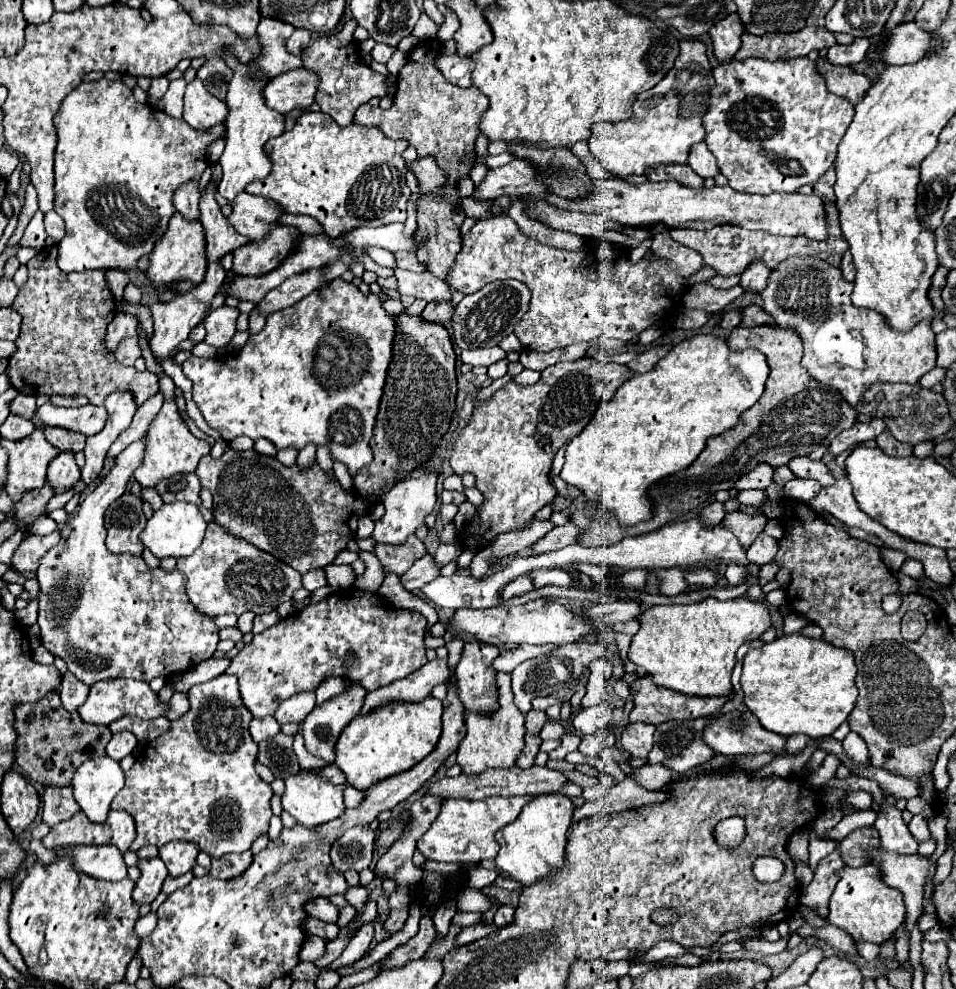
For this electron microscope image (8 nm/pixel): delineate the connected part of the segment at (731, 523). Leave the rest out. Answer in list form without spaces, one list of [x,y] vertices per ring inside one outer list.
[[[759,510],[755,514],[743,514],[743,512],[729,512],[723,518],[723,524],[741,540],[745,548],[751,546],[751,542],[763,532],[767,524],[767,516]]]

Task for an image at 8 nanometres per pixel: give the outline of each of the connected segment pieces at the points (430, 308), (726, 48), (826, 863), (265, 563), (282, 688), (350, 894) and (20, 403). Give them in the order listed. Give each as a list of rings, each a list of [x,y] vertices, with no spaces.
[[[429,302],[423,310],[423,320],[429,320],[429,322],[447,322],[451,320],[453,316],[453,306],[451,302]]]
[[[729,16],[709,30],[709,36],[713,40],[713,54],[719,62],[733,60],[735,52],[741,46],[741,34],[743,24],[739,22],[739,16]]]
[[[833,850],[827,858],[823,858],[815,870],[813,880],[803,888],[801,904],[809,906],[817,912],[817,916],[827,918],[829,914],[829,898],[833,894],[833,888],[837,884],[837,870],[841,870],[845,864],[841,864],[841,858],[837,856],[837,850]]]
[[[209,522],[205,540],[201,542],[201,546],[191,556],[177,558],[177,570],[181,570],[187,576],[185,592],[189,596],[189,602],[199,612],[209,614],[209,616],[219,616],[219,614],[241,616],[247,610],[251,610],[255,614],[265,614],[265,612],[275,610],[281,602],[291,600],[293,592],[297,588],[301,588],[301,574],[297,570],[289,568],[287,564],[281,564],[279,560],[273,560],[273,556],[269,556],[267,552],[261,552],[259,548],[253,548],[245,540],[237,540],[235,536],[225,536],[225,530],[217,528],[217,524],[213,524],[213,522]]]
[[[359,588],[331,592],[325,600],[311,604],[301,612],[289,614],[279,624],[253,636],[253,642],[233,658],[227,672],[239,678],[241,698],[247,710],[255,718],[265,718],[269,714],[275,714],[281,700],[287,700],[297,692],[315,690],[329,676],[357,680],[367,692],[389,686],[391,682],[409,676],[427,662],[423,644],[425,624],[427,620],[419,612],[395,610],[393,606],[383,604],[383,600],[373,592],[365,592]]]
[[[353,886],[353,888],[348,888],[347,892],[345,892],[347,902],[357,908],[358,914],[361,912],[363,904],[367,902],[367,896],[369,896],[369,890],[365,886]]]
[[[17,394],[17,398],[11,402],[11,410],[17,412],[17,414],[21,414],[21,416],[25,416],[27,420],[31,420],[37,428],[43,428],[43,426],[45,426],[41,420],[35,418],[35,410],[37,410],[37,406],[35,406],[35,398],[33,398],[33,396]]]

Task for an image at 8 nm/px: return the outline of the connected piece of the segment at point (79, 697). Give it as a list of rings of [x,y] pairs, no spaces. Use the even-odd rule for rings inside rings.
[[[65,672],[61,678],[63,678],[63,680],[61,680],[59,696],[61,696],[61,700],[63,700],[63,706],[65,706],[65,710],[75,712],[75,708],[79,708],[79,706],[85,702],[85,696],[87,696],[89,686],[81,684],[81,682],[79,682],[73,674],[69,674],[69,672]]]

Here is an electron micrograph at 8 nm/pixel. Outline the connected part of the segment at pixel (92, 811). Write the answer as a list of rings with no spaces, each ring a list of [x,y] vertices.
[[[103,756],[87,760],[77,768],[73,778],[73,796],[91,822],[103,824],[107,820],[109,804],[123,784],[125,776],[119,762]]]

